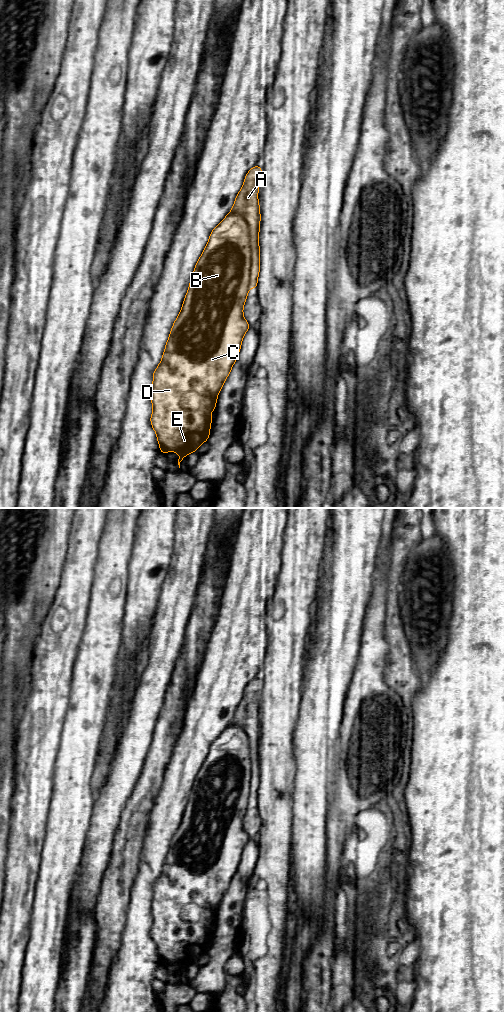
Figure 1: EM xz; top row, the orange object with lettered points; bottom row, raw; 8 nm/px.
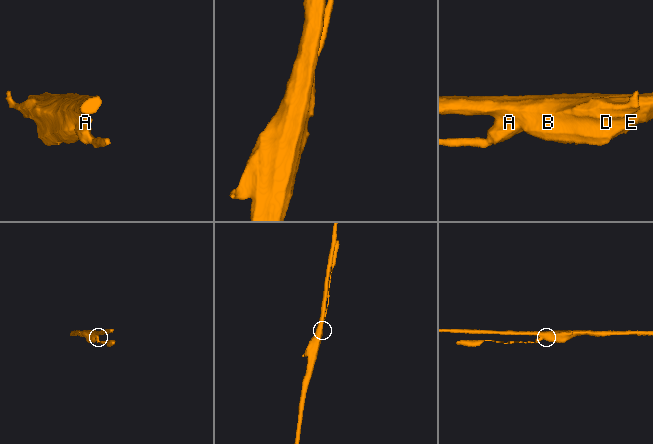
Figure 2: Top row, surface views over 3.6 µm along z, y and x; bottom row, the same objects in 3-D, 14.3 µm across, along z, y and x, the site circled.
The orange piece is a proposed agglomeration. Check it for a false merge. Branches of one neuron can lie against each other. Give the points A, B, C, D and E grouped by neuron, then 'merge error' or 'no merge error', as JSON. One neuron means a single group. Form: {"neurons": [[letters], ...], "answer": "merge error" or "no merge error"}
{"neurons": [["A"], ["B", "C", "D", "E"]], "answer": "merge error"}

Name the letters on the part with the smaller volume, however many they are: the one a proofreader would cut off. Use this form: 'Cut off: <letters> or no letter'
Cut off: A

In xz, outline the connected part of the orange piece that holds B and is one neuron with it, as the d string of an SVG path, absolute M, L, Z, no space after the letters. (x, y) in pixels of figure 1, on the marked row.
M230 211L227 216L212 230L208 243L203 250L199 260L196 263L194 272L188 287L188 291L184 298L184 302L180 313L178 314L175 322L173 323L169 338L165 345L165 350L160 364L153 372L153 384L151 392L151 403L153 406L153 412L150 417L151 426L156 432L157 441L160 446L160 453L165 454L168 451L178 453L178 465L180 468L180 462L189 453L196 453L196 449L204 442L208 441L210 435L210 427L212 424L212 418L210 413L216 408L216 402L219 392L231 372L232 366L238 358L240 352L242 339L245 333L251 327L243 316L243 307L248 295L248 288L250 285L250 269L252 265L252 252L250 248L250 231L246 222L246 219L237 212Z

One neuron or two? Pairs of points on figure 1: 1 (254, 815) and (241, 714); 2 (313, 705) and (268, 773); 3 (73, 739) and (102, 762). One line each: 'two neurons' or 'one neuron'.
1: one neuron
2: two neurons
3: two neurons

